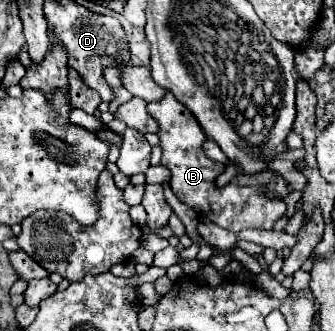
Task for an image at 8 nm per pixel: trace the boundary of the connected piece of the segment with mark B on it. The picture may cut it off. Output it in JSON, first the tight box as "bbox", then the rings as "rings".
{"bbox":[147,92,287,232],"rings":[[[171,92],[165,94],[163,100],[151,102],[147,106],[149,114],[159,122],[159,138],[161,138],[161,164],[171,172],[171,190],[173,194],[187,206],[195,208],[199,214],[211,216],[205,218],[225,230],[239,232],[243,228],[259,228],[271,230],[273,224],[287,212],[287,204],[283,200],[269,200],[261,196],[261,182],[255,176],[239,174],[225,186],[217,186],[215,178],[225,170],[221,162],[213,162],[203,154],[205,132],[199,128],[199,122],[191,116],[189,108],[185,108]]]}

